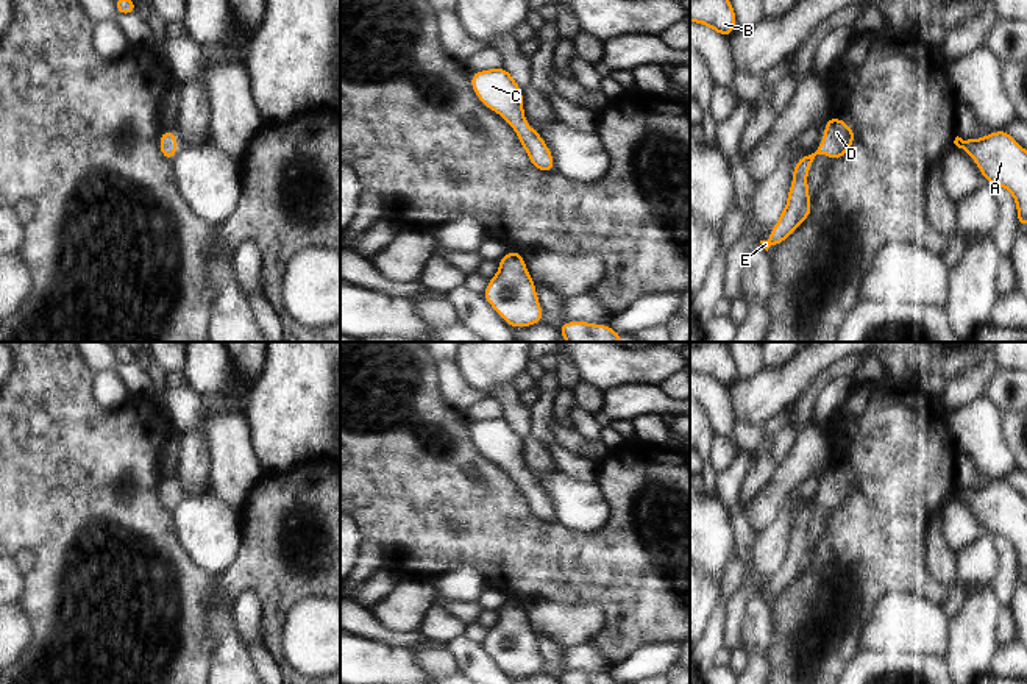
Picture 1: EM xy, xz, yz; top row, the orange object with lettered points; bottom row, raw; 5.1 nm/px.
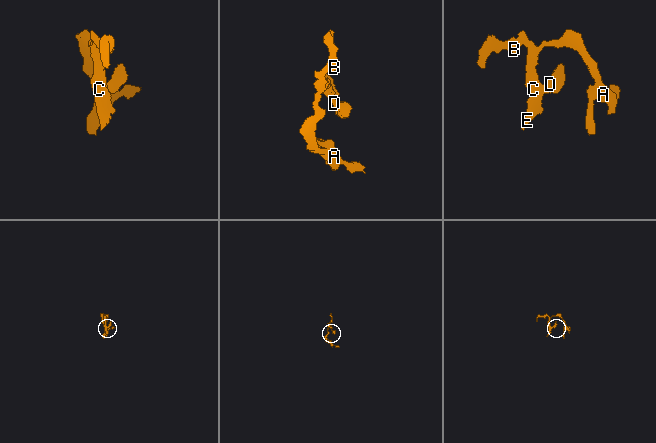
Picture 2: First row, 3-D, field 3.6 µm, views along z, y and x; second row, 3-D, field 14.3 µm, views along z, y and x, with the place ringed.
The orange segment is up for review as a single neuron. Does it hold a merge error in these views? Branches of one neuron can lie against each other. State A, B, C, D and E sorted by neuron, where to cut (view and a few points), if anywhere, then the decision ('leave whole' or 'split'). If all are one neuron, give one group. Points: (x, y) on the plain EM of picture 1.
groups A B C D E; cut none; leave whole

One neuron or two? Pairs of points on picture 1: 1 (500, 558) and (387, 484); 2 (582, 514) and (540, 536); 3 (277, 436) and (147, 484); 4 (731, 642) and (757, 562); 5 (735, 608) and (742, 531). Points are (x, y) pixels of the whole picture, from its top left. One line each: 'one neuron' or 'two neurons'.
1: one neuron
2: two neurons
3: two neurons
4: one neuron
5: two neurons

